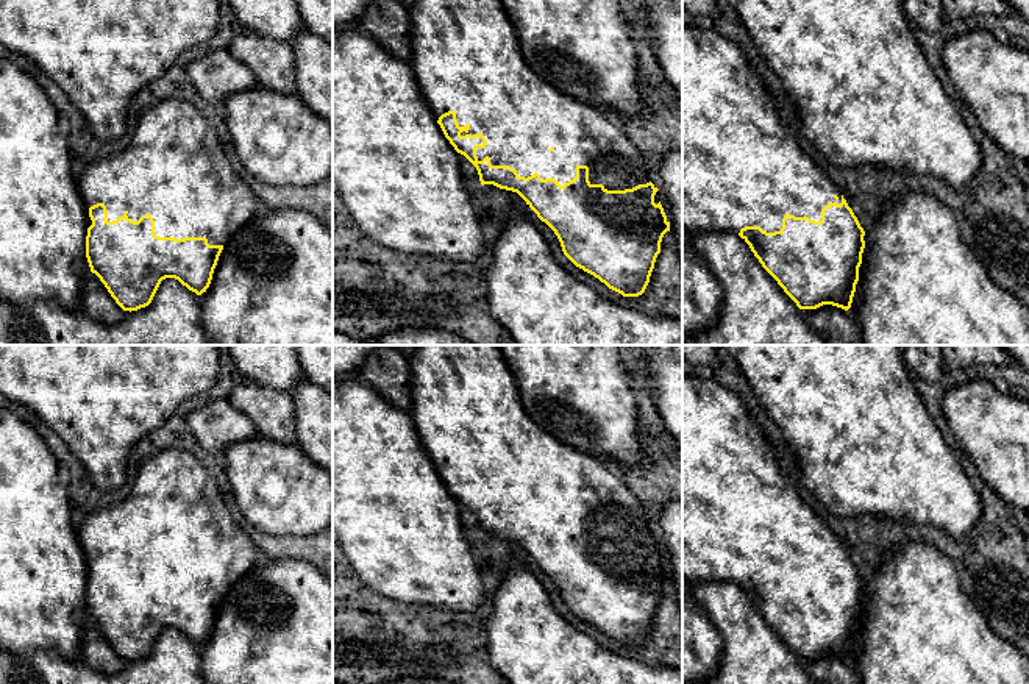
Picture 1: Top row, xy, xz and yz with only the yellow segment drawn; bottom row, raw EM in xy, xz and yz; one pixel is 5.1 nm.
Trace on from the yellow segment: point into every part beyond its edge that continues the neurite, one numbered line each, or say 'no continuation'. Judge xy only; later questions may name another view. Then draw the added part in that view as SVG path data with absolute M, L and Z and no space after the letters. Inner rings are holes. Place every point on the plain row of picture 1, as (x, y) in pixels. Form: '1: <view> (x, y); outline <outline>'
1: xy (175, 519); outline M167 448L142 461L130 493L117 504L77 515L77 533L92 575L89 558L103 553L108 572L123 564L137 572L150 564L158 587L206 587L209 595L226 595L264 556L251 536L236 522L222 492L195 454Z

